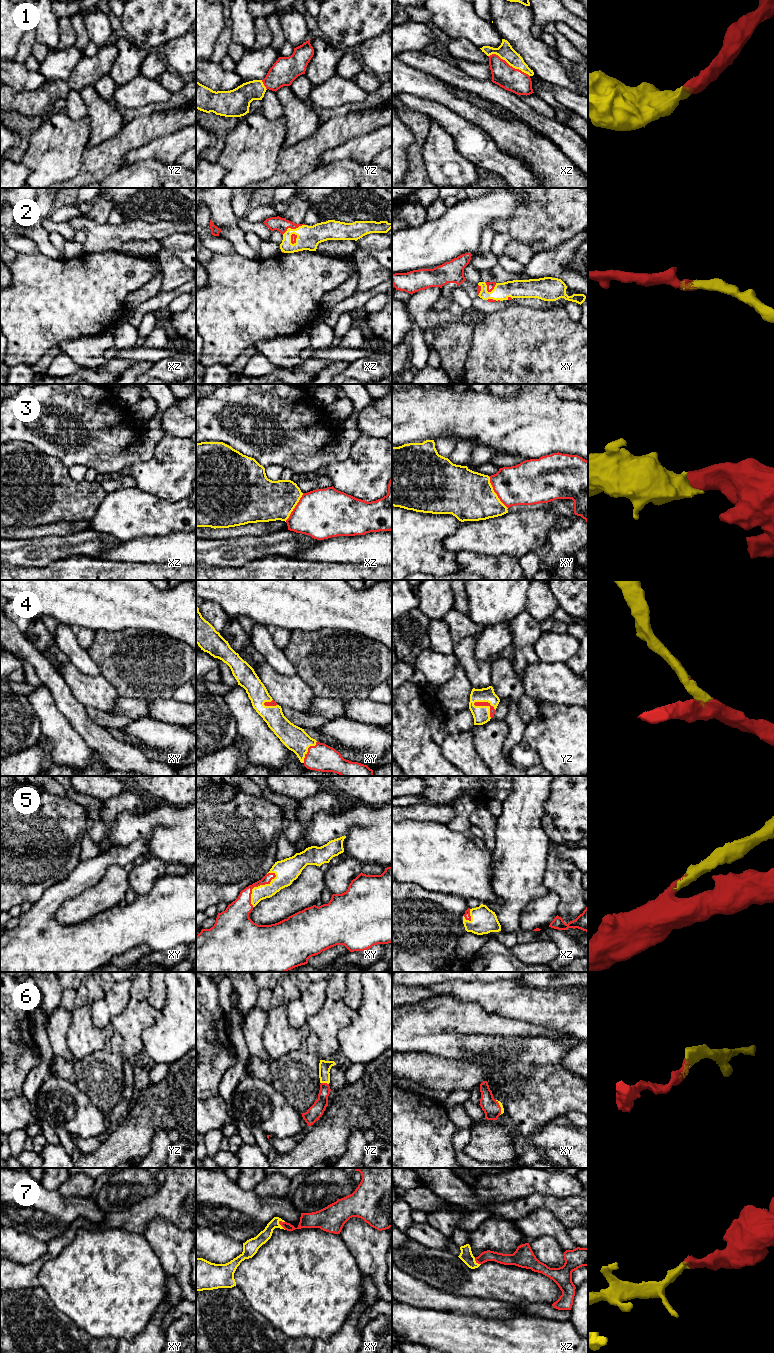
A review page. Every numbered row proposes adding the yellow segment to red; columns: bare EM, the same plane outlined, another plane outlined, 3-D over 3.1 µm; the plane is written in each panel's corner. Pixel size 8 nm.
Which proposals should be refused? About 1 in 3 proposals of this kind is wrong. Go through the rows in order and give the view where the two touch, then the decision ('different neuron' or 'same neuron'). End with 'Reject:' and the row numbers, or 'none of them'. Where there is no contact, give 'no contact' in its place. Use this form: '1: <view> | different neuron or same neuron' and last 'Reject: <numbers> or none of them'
1: xz | same neuron
2: xz | same neuron
3: xy | different neuron
4: yz | same neuron
5: xy | same neuron
6: yz | same neuron
7: xy | same neuron
Reject: 3

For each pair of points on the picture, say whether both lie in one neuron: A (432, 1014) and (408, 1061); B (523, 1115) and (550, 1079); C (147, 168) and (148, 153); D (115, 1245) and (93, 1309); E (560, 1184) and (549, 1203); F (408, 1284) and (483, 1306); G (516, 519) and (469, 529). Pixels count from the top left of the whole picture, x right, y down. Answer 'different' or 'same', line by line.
A: different
B: same
C: different
D: same
E: different
F: same
G: same

